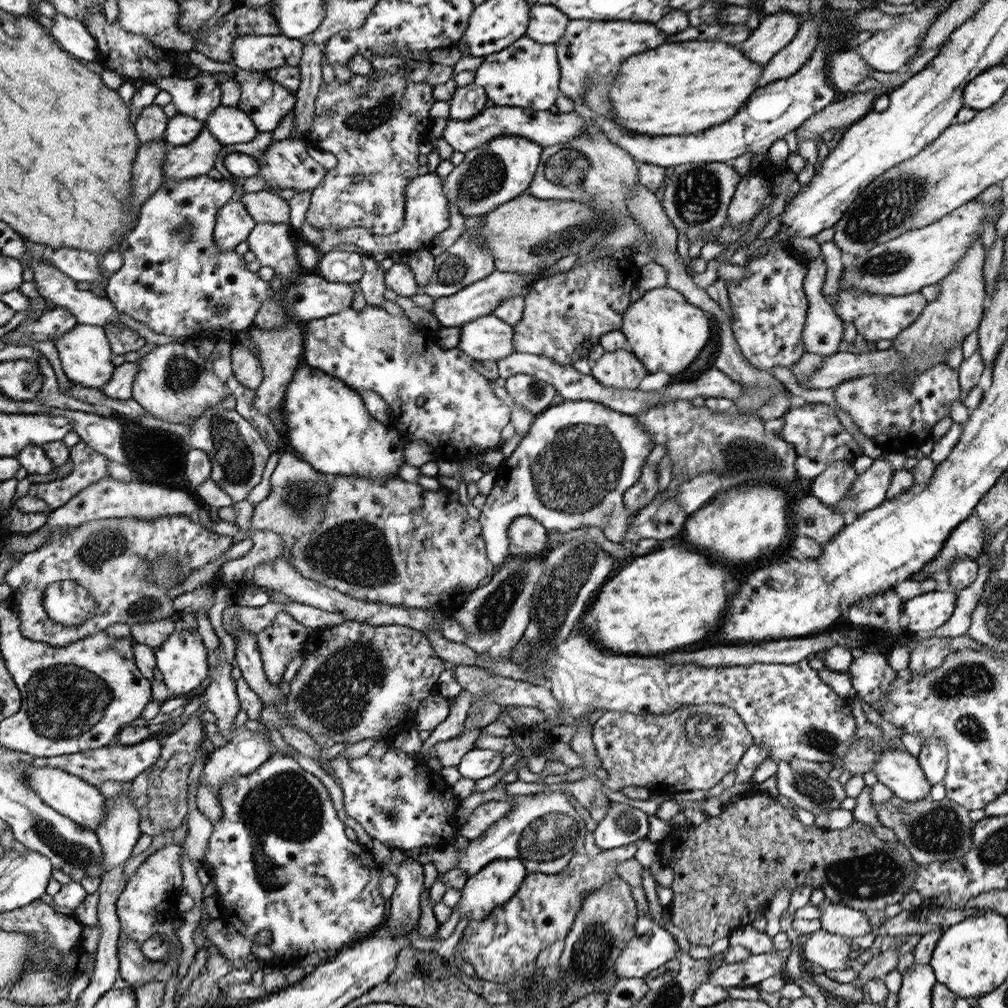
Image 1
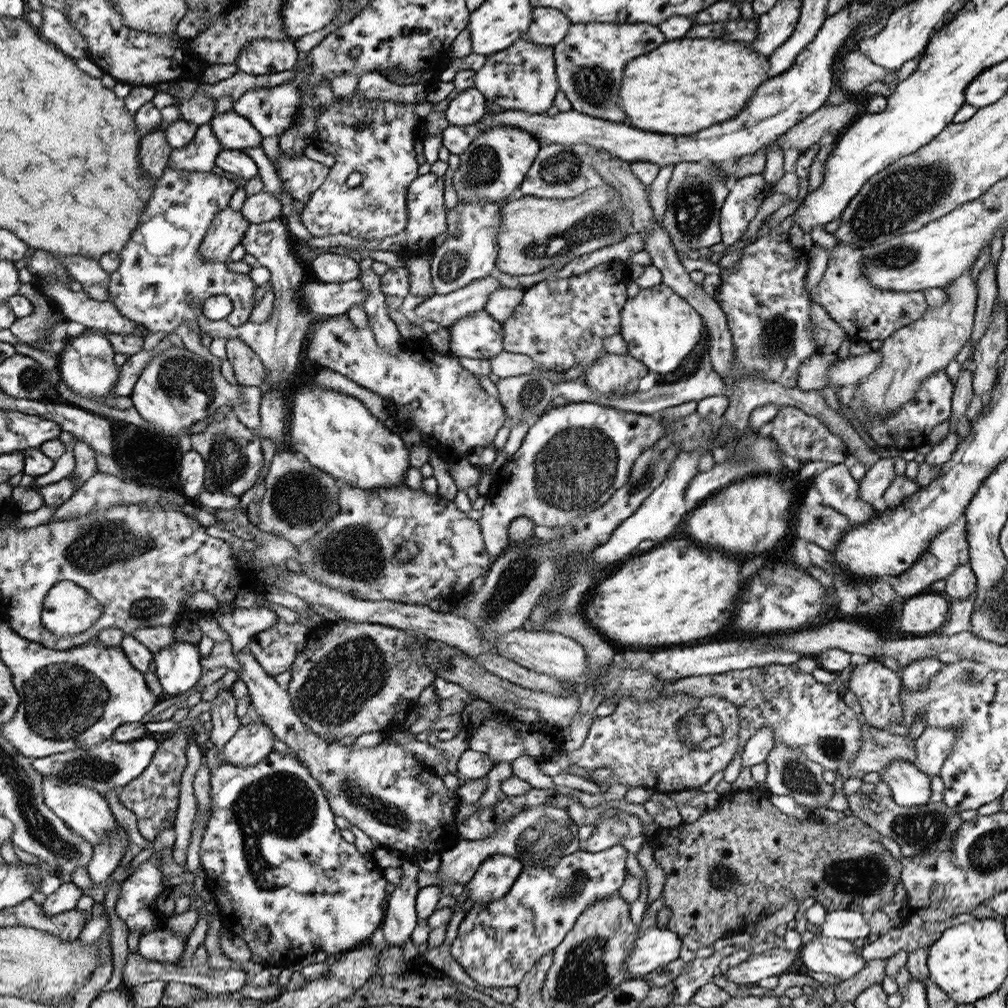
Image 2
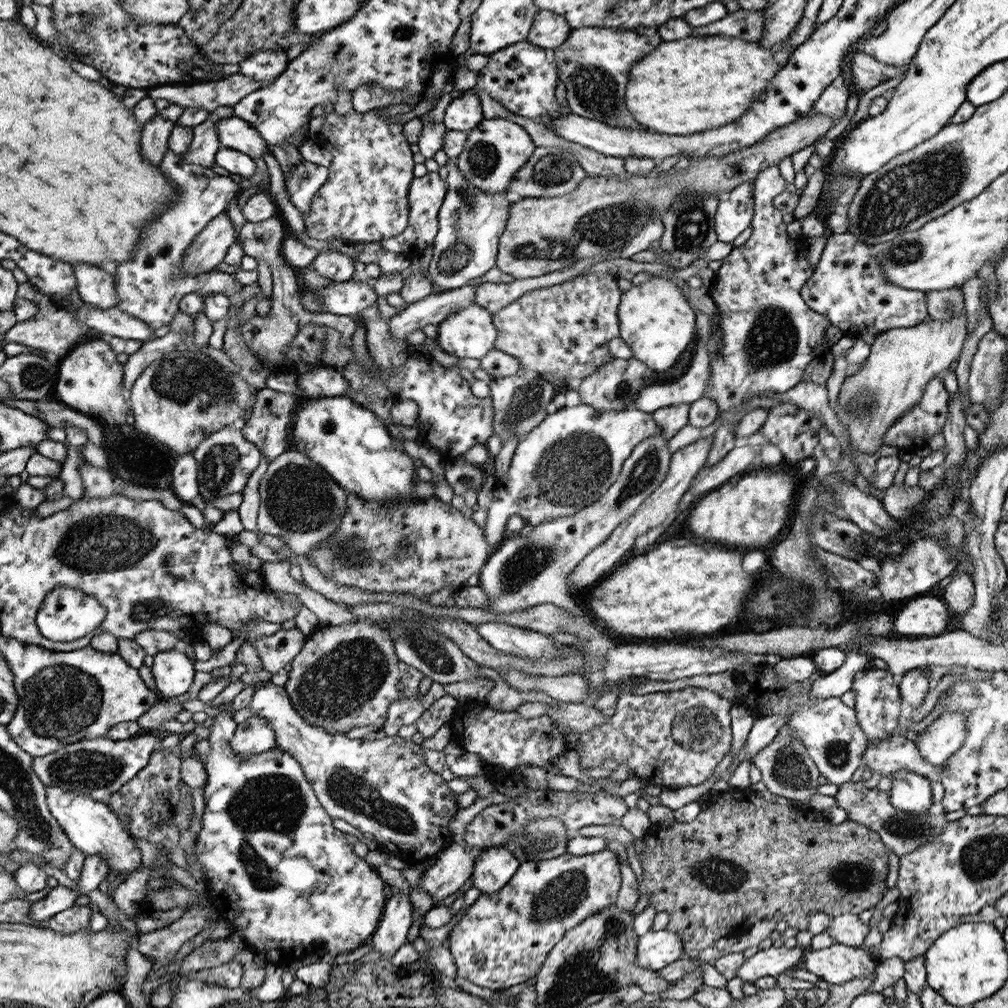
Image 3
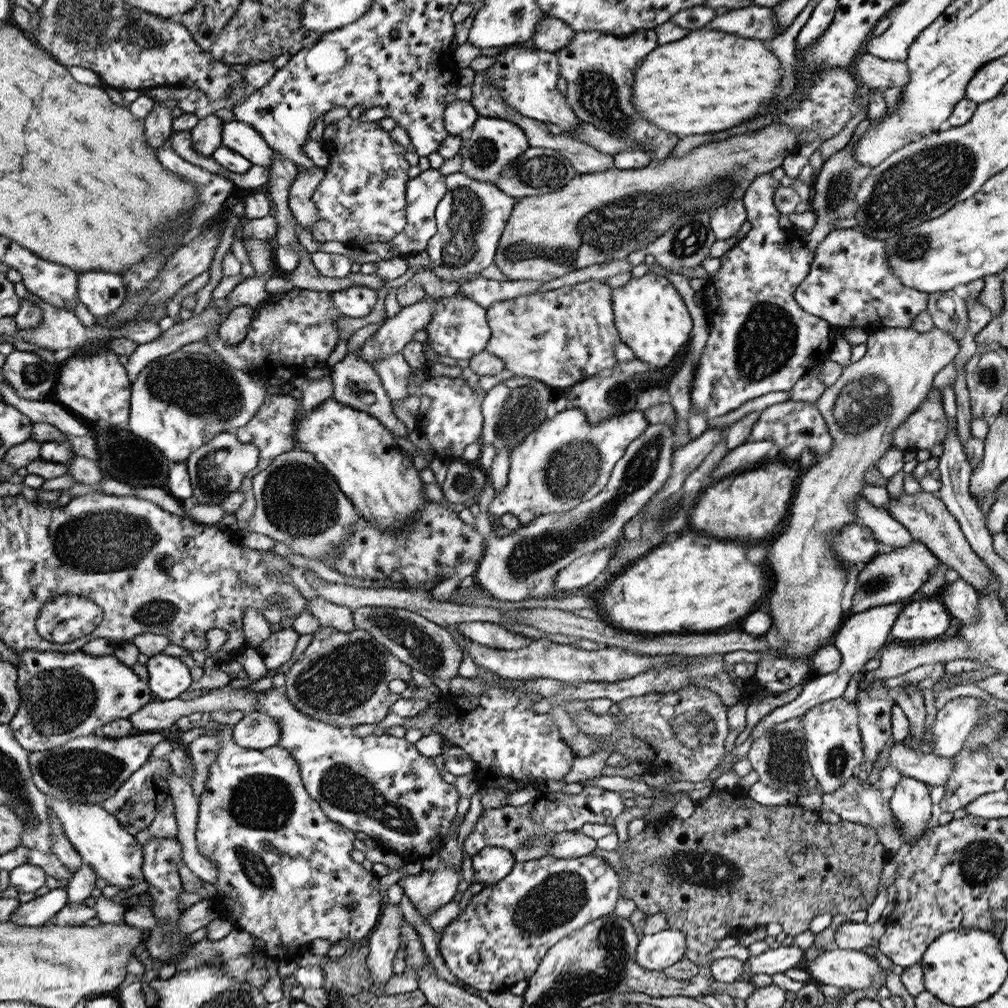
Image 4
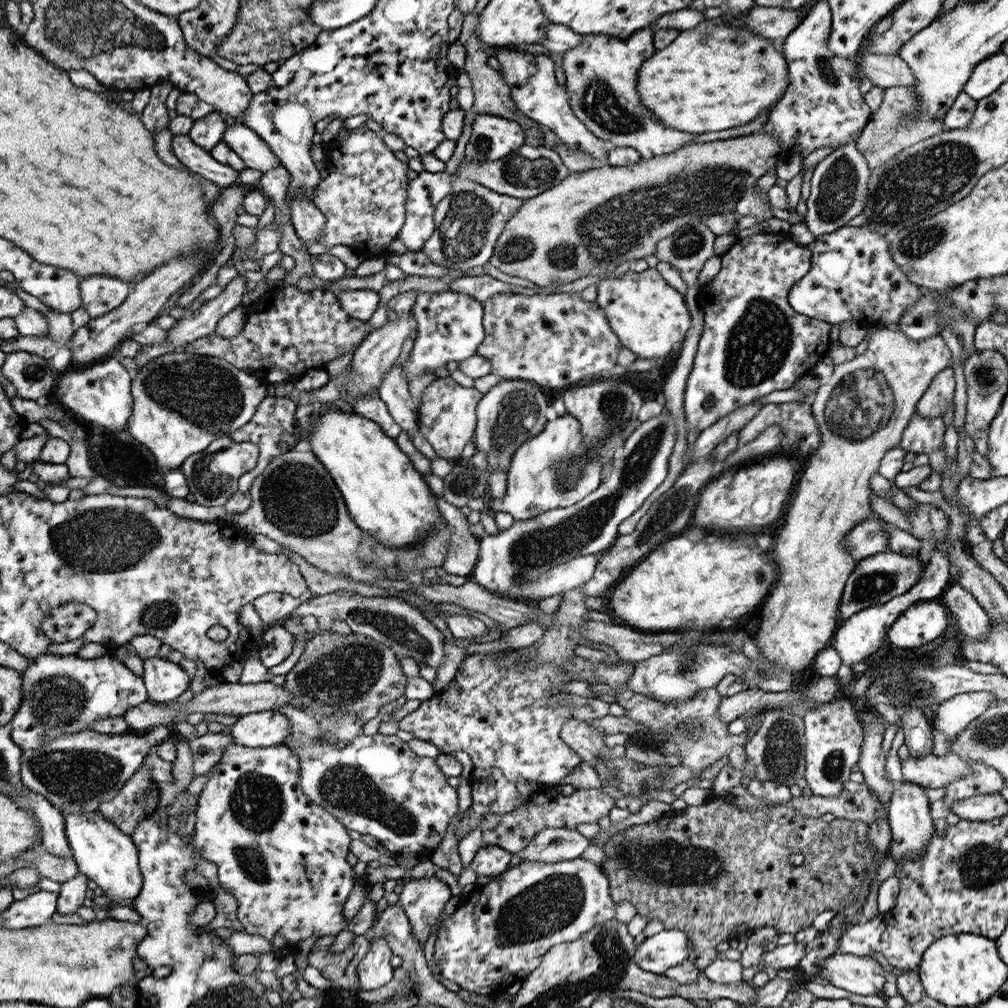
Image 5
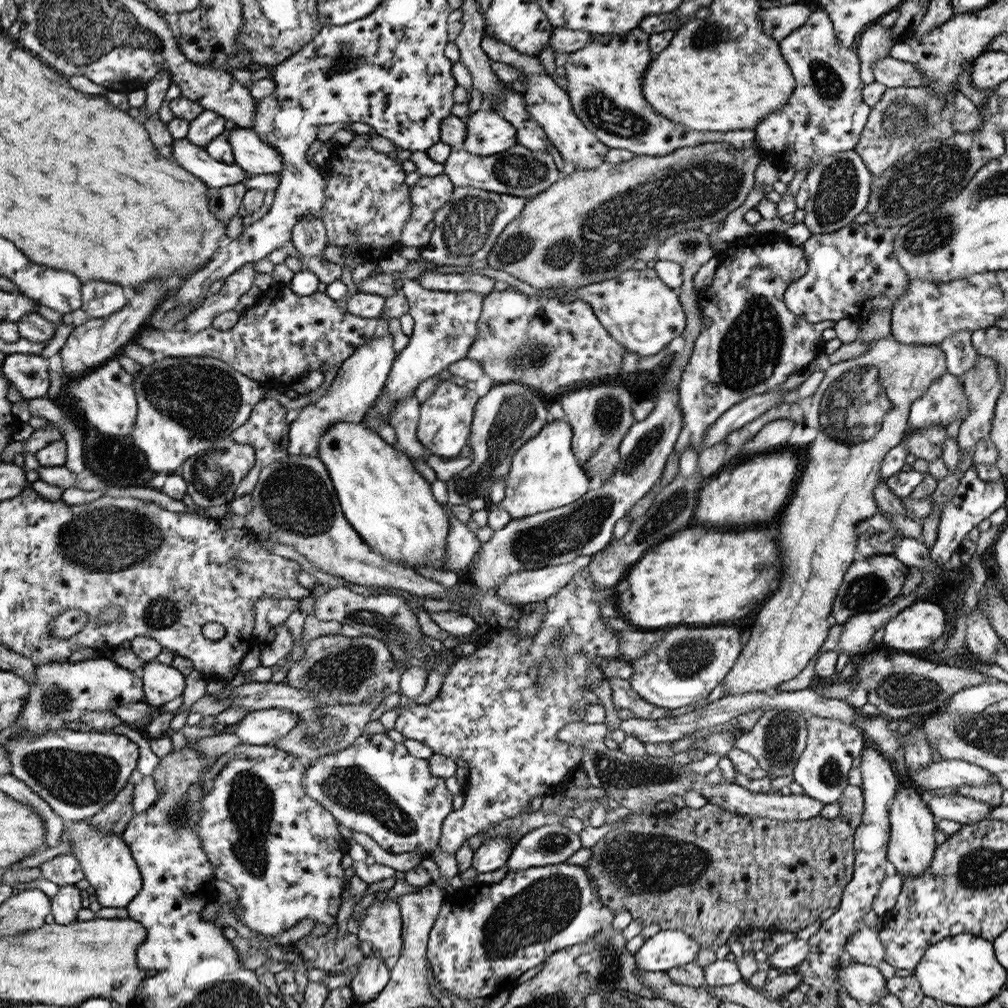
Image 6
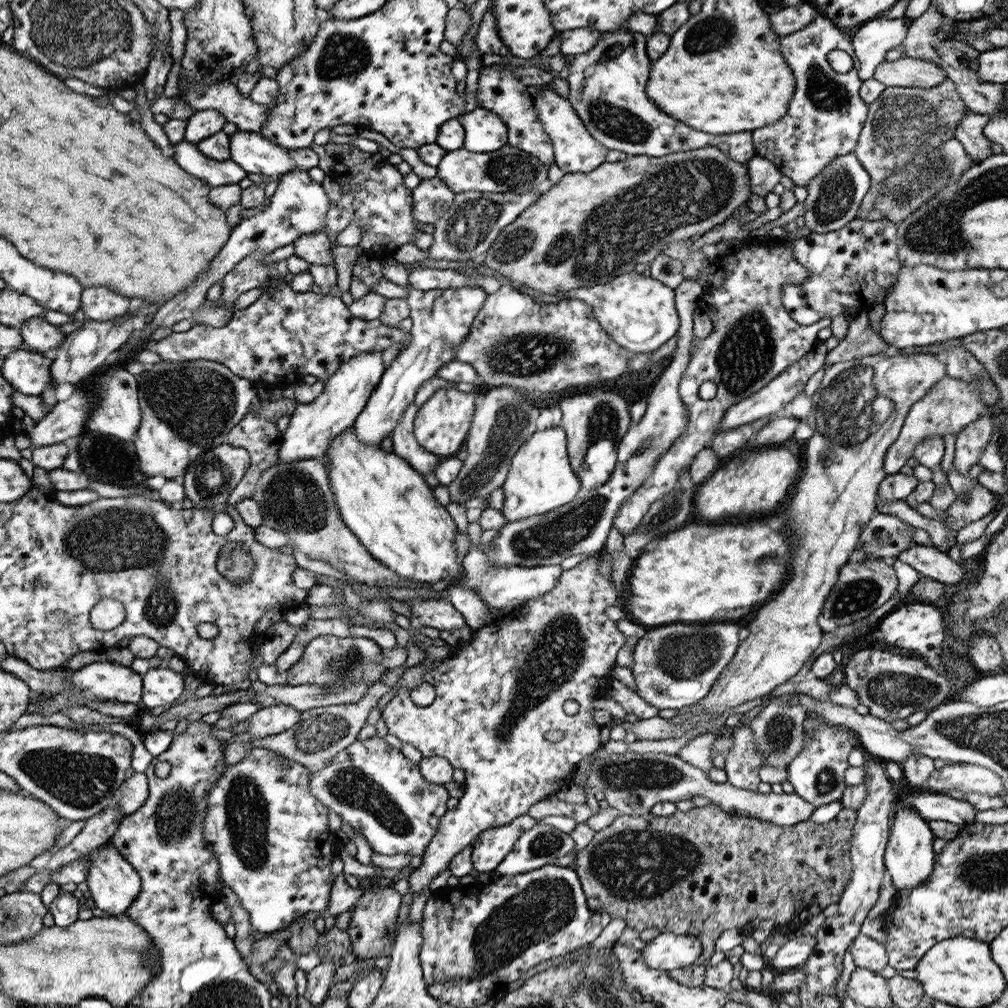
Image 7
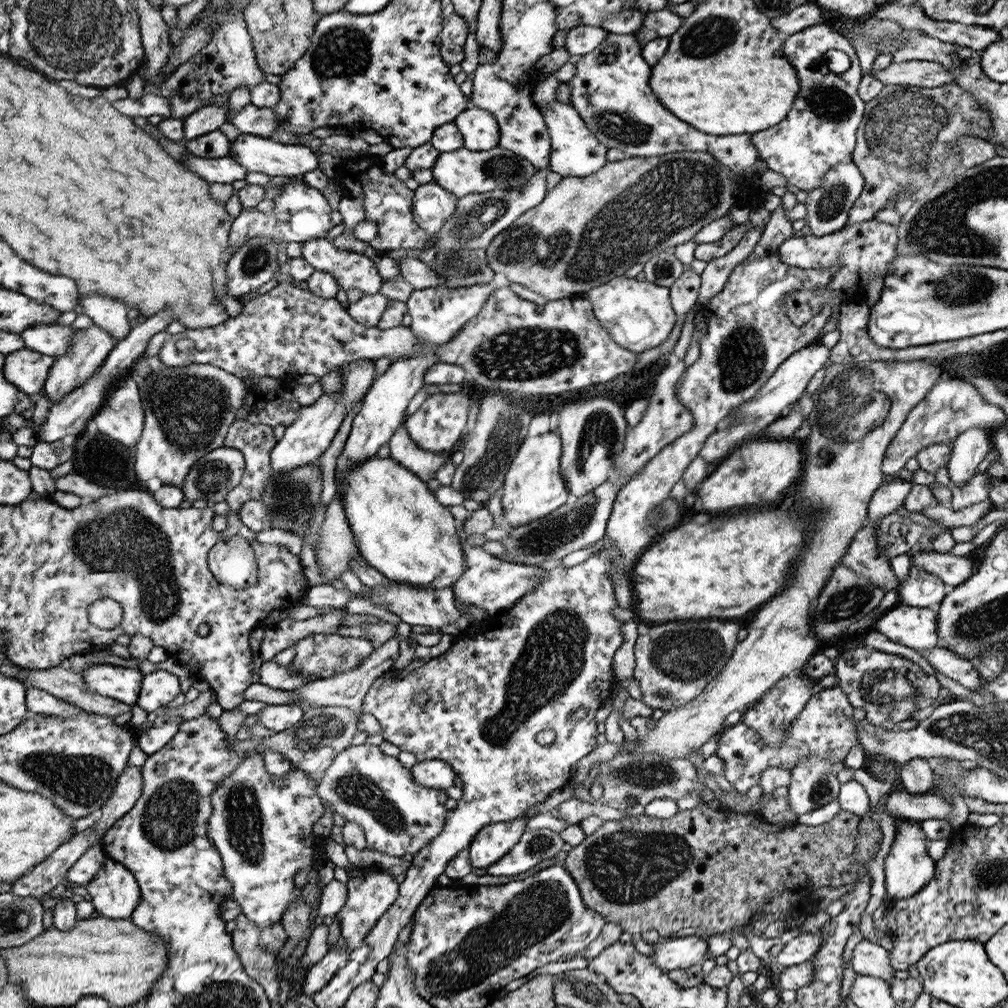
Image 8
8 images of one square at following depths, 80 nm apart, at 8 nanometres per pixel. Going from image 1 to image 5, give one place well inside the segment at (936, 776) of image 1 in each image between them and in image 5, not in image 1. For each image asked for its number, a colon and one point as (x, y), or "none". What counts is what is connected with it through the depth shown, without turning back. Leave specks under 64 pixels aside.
2: (933, 746)
3: (946, 734)
4: (953, 723)
5: (952, 716)

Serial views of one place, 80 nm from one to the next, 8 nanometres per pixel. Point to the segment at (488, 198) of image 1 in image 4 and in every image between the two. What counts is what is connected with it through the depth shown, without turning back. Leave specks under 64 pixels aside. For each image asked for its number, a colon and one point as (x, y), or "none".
2: (494, 165)
3: (496, 150)
4: (495, 143)

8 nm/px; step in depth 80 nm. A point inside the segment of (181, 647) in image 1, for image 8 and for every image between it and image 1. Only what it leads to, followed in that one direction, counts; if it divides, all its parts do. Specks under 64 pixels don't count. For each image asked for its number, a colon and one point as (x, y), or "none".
2: (178, 668)
3: (173, 672)
4: (169, 677)
5: (165, 681)
6: (161, 683)
7: (161, 685)
8: (160, 687)

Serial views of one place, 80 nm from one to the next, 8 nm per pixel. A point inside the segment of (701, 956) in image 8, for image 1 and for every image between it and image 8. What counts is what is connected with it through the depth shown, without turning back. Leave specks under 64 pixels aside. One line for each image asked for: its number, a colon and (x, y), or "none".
1: (644, 953)
2: (655, 947)
3: (655, 949)
4: (655, 952)
5: (656, 954)
6: (668, 949)
7: (668, 951)

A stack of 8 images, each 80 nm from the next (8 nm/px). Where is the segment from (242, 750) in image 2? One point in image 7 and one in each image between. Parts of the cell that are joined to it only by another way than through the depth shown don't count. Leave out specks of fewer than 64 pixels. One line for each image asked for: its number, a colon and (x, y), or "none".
3: (253, 736)
4: (257, 730)
5: (269, 728)
6: (264, 727)
7: (273, 720)

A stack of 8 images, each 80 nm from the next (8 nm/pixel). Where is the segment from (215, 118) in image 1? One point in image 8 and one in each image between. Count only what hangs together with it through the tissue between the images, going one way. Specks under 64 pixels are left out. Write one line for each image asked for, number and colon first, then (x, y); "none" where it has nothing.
2: (234, 132)
3: (236, 134)
4: (241, 137)
5: (257, 155)
6: (255, 156)
7: (251, 151)
8: (258, 154)

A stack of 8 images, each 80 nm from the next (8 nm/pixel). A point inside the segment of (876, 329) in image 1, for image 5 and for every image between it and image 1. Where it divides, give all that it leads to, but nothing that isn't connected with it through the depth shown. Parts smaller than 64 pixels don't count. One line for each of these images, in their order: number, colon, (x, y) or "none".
2: (866, 312)
3: (848, 287)
4: (850, 284)
5: (853, 277)

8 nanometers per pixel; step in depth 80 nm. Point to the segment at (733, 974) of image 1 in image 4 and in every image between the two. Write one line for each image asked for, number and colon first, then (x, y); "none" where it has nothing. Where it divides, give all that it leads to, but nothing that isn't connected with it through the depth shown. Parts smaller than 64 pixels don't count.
2: (756, 967)
3: (775, 960)
4: (780, 958)

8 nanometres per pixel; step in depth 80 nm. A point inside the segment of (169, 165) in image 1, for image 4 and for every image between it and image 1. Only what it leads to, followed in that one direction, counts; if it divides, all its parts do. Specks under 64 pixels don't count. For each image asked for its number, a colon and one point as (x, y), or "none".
2: (201, 154)
3: (203, 149)
4: (206, 136)

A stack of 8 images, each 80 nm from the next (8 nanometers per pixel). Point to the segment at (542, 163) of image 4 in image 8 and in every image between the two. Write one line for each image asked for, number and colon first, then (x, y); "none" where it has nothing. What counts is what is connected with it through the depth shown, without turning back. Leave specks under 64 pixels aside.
5: (530, 171)
6: (518, 171)
7: (508, 169)
8: (462, 172)

